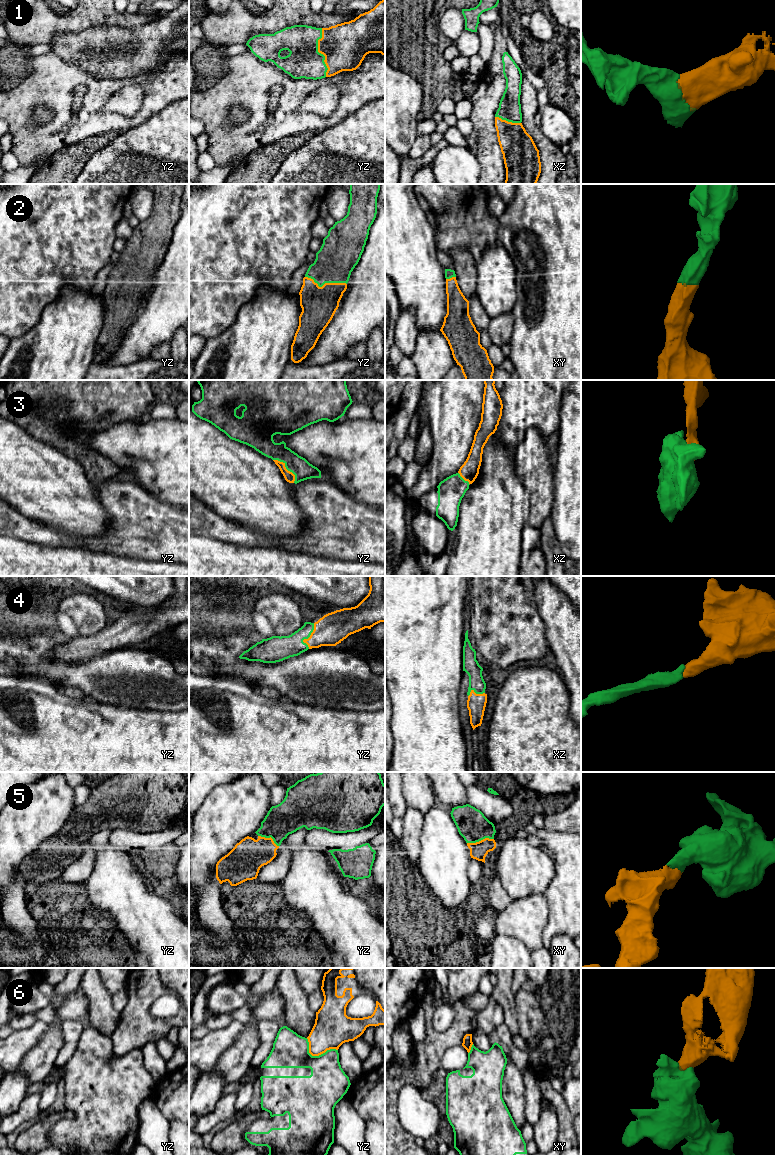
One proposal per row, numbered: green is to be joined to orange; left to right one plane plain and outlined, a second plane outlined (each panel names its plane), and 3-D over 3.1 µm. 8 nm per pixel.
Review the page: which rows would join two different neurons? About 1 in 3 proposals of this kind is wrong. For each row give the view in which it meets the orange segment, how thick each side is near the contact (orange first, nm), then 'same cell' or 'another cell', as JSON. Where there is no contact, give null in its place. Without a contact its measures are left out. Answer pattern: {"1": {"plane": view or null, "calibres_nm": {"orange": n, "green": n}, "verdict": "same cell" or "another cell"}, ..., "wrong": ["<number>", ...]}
{"1": {"plane": "yz", "calibres_nm": {"orange": 360, "green": 280}, "verdict": "same cell"}, "2": {"plane": "yz", "calibres_nm": {"orange": 280, "green": 320}, "verdict": "same cell"}, "3": {"plane": "yz", "calibres_nm": {"orange": 80, "green": 160}, "verdict": "same cell"}, "4": {"plane": "yz", "calibres_nm": {"orange": 240, "green": 190}, "verdict": "same cell"}, "5": {"plane": "xy", "calibres_nm": {"orange": 140, "green": 240}, "verdict": "same cell"}, "6": {"plane": "yz", "calibres_nm": {"orange": 280, "green": 320}, "verdict": "another cell"}, "wrong": ["6"]}

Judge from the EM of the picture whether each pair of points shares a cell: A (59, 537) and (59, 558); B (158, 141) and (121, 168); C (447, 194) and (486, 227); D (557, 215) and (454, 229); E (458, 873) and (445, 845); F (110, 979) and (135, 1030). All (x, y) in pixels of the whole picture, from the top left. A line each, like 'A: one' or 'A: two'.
A: two
B: one
C: one
D: two
E: one
F: two

